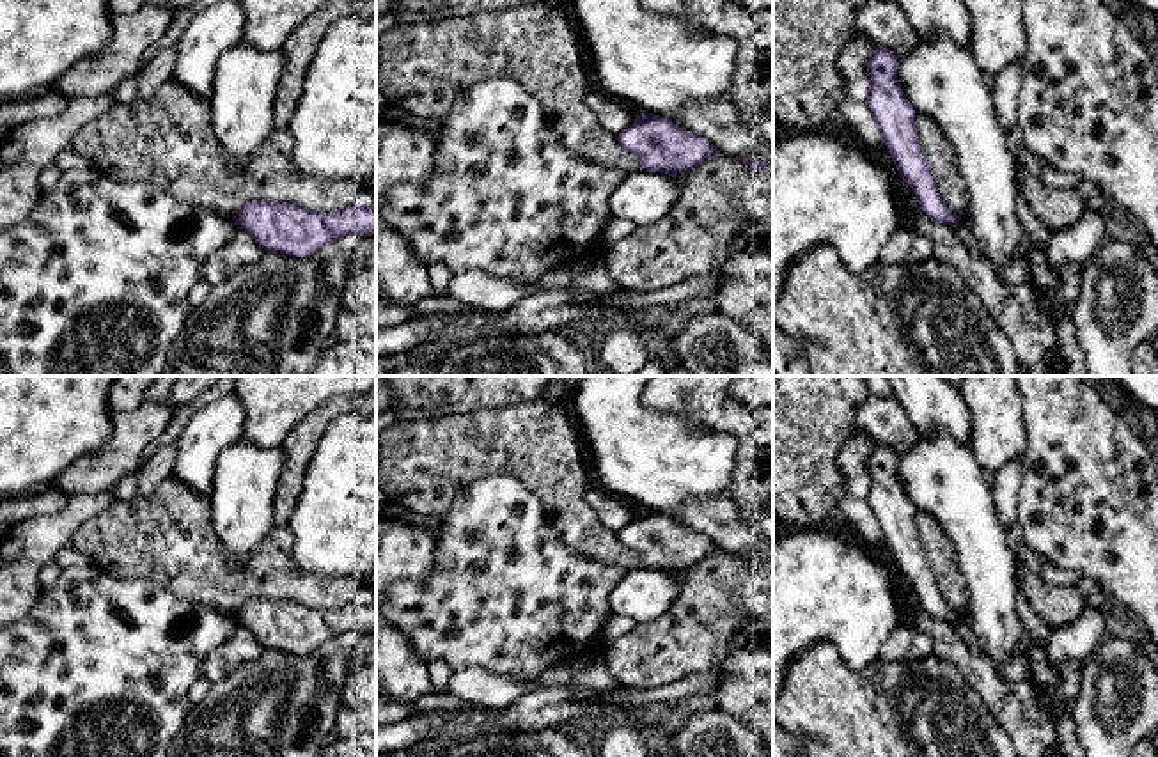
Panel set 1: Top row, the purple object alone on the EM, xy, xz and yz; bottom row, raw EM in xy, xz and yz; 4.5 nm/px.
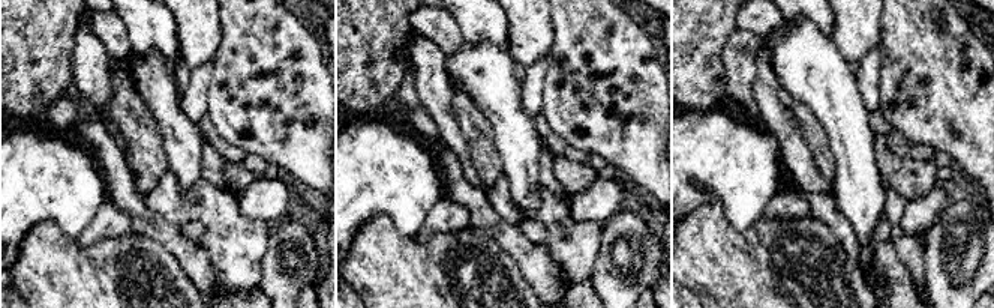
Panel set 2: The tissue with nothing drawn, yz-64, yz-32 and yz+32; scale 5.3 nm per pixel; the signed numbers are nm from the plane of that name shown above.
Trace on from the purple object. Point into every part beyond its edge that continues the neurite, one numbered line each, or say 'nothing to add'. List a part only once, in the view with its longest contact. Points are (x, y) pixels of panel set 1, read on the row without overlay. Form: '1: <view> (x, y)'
nothing to add

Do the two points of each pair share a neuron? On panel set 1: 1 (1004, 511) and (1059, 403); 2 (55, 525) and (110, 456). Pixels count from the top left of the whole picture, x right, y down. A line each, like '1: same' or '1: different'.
1: different
2: different

